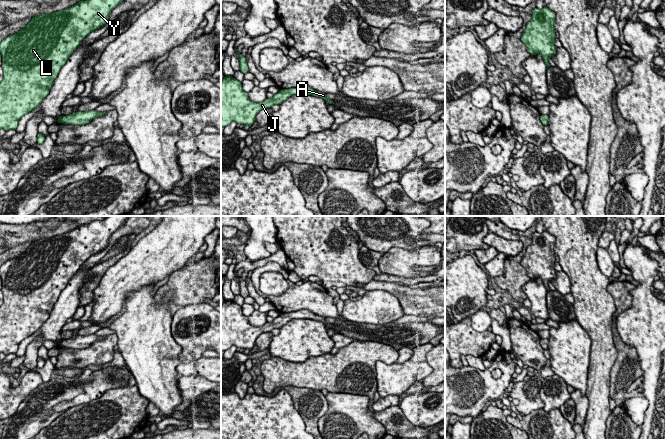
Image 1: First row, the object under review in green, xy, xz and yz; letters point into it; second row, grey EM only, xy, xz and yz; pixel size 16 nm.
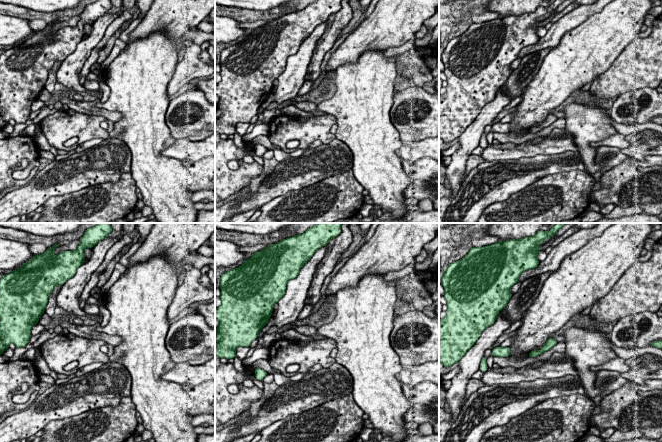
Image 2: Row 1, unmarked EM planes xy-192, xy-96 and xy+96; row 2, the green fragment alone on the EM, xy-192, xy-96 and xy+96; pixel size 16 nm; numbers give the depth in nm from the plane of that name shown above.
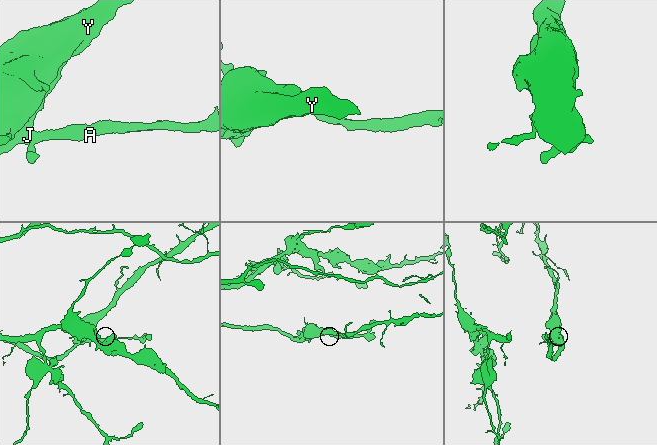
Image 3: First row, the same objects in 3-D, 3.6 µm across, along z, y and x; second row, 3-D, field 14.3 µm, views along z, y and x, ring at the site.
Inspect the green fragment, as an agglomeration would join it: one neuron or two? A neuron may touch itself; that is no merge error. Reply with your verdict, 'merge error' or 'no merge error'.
no merge error

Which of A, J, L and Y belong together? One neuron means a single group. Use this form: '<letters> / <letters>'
A J L Y

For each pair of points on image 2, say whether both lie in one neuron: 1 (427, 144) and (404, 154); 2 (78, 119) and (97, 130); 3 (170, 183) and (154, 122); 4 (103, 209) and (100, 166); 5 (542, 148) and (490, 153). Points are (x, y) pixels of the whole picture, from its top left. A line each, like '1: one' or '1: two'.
1: one
2: one
3: one
4: two
5: one

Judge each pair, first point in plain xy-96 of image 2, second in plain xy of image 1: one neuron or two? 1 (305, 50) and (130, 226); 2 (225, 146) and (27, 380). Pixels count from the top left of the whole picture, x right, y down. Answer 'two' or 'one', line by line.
1: two
2: one

